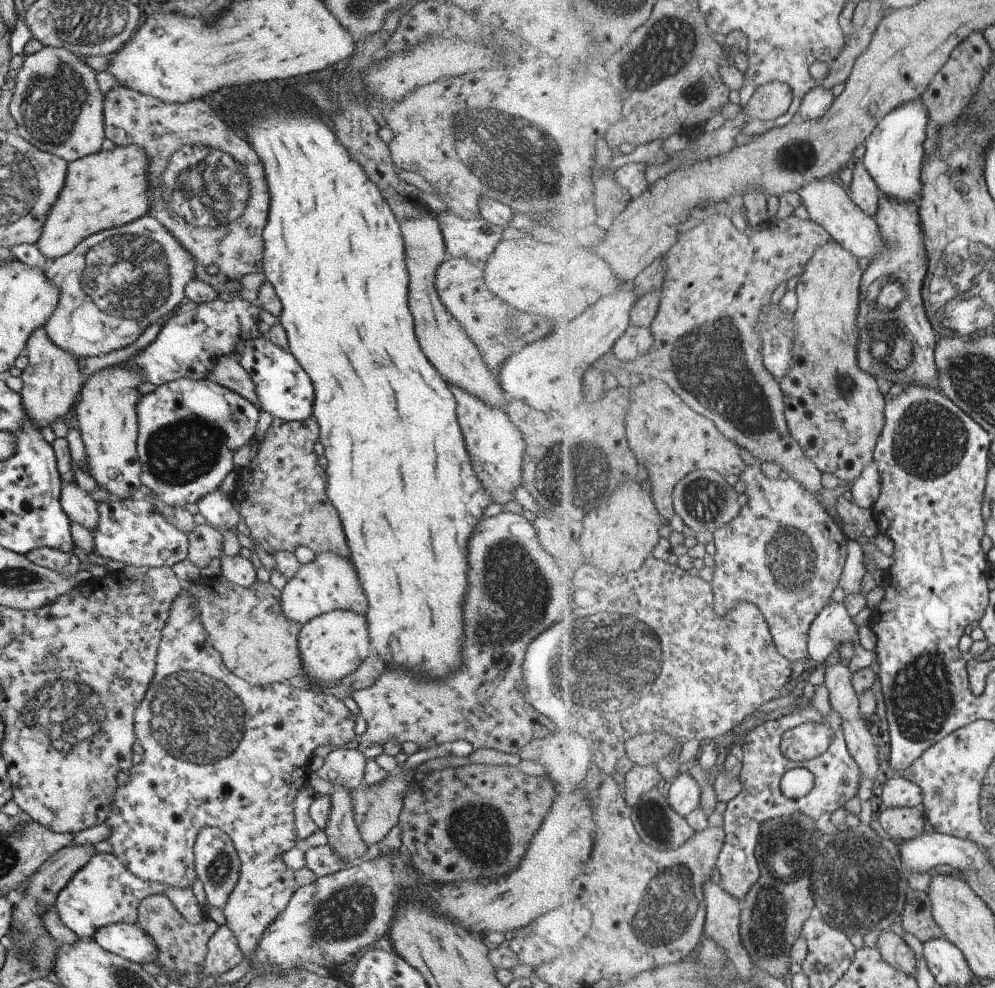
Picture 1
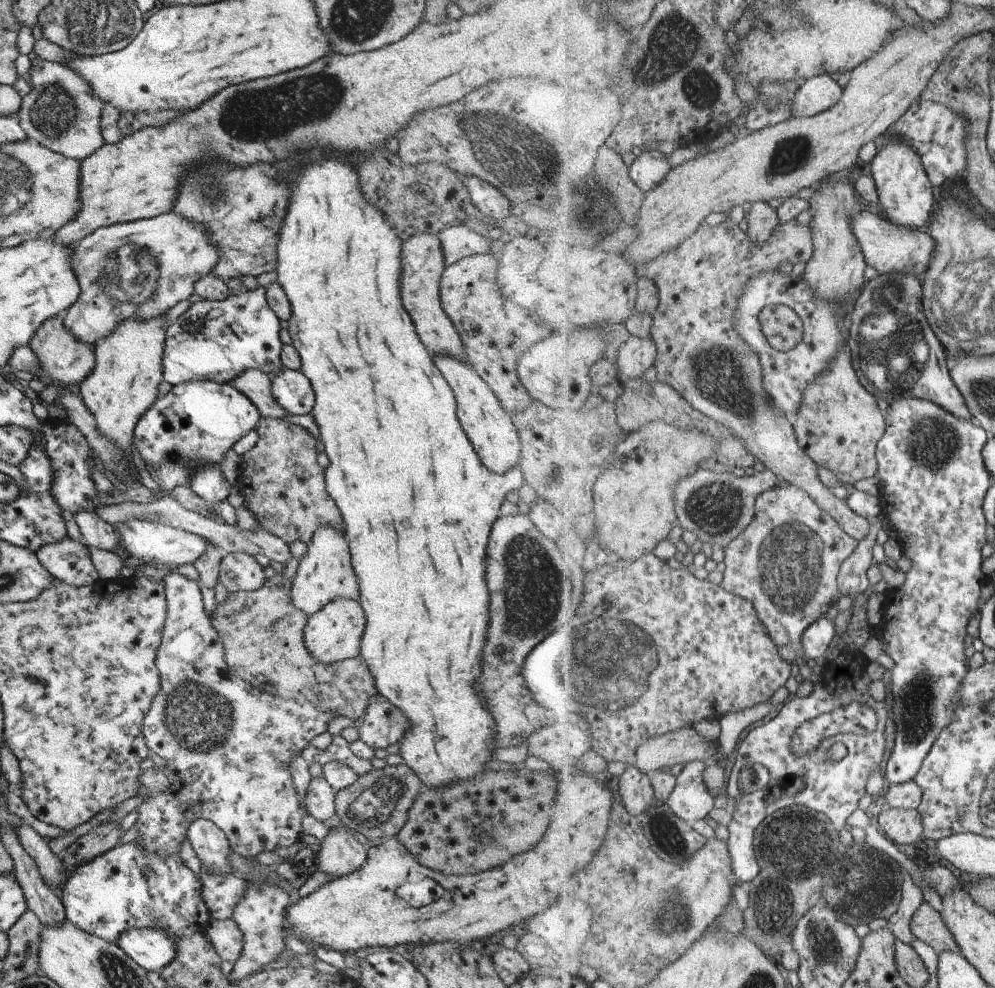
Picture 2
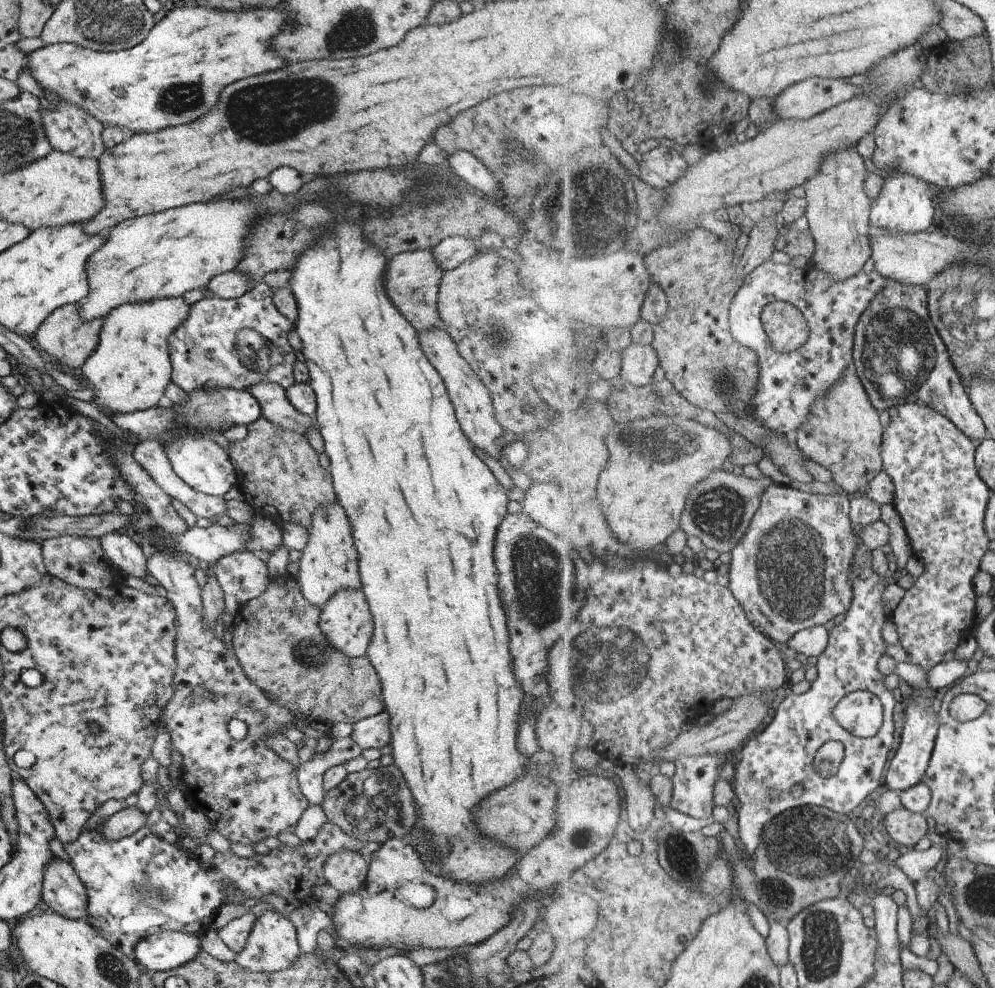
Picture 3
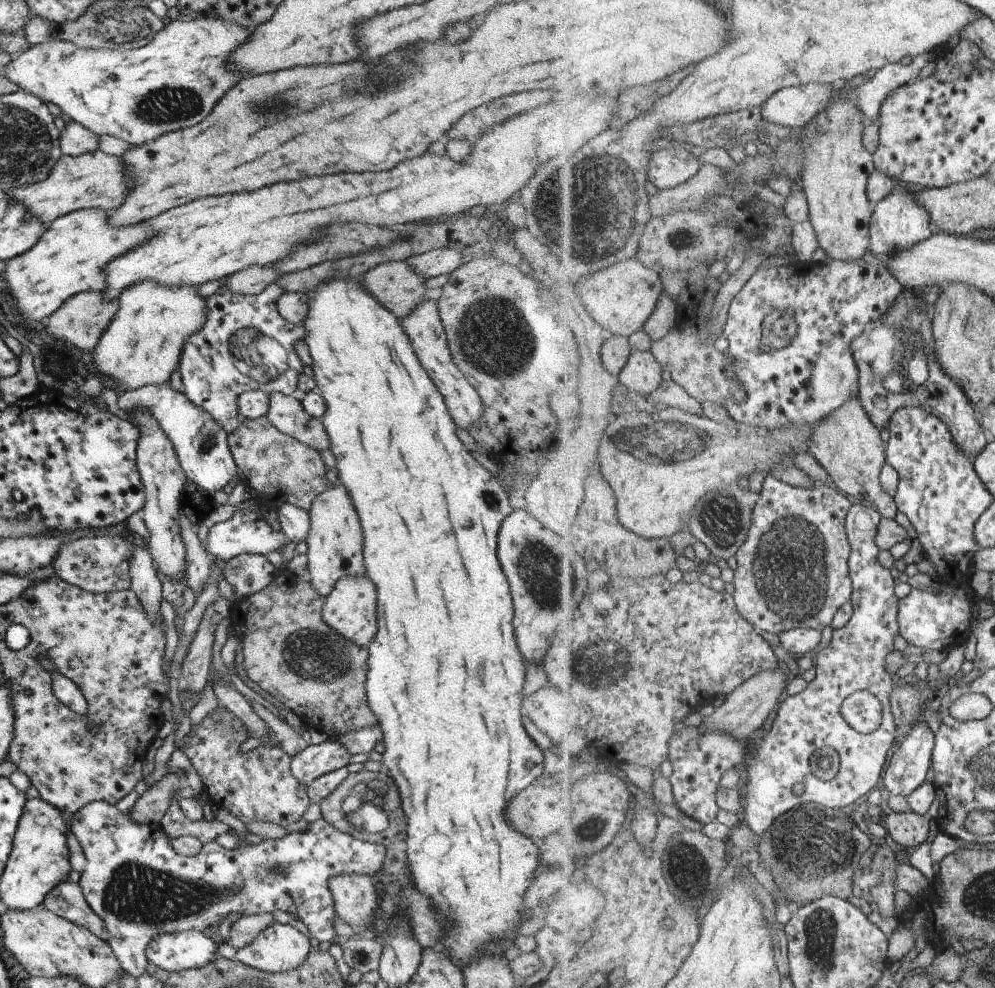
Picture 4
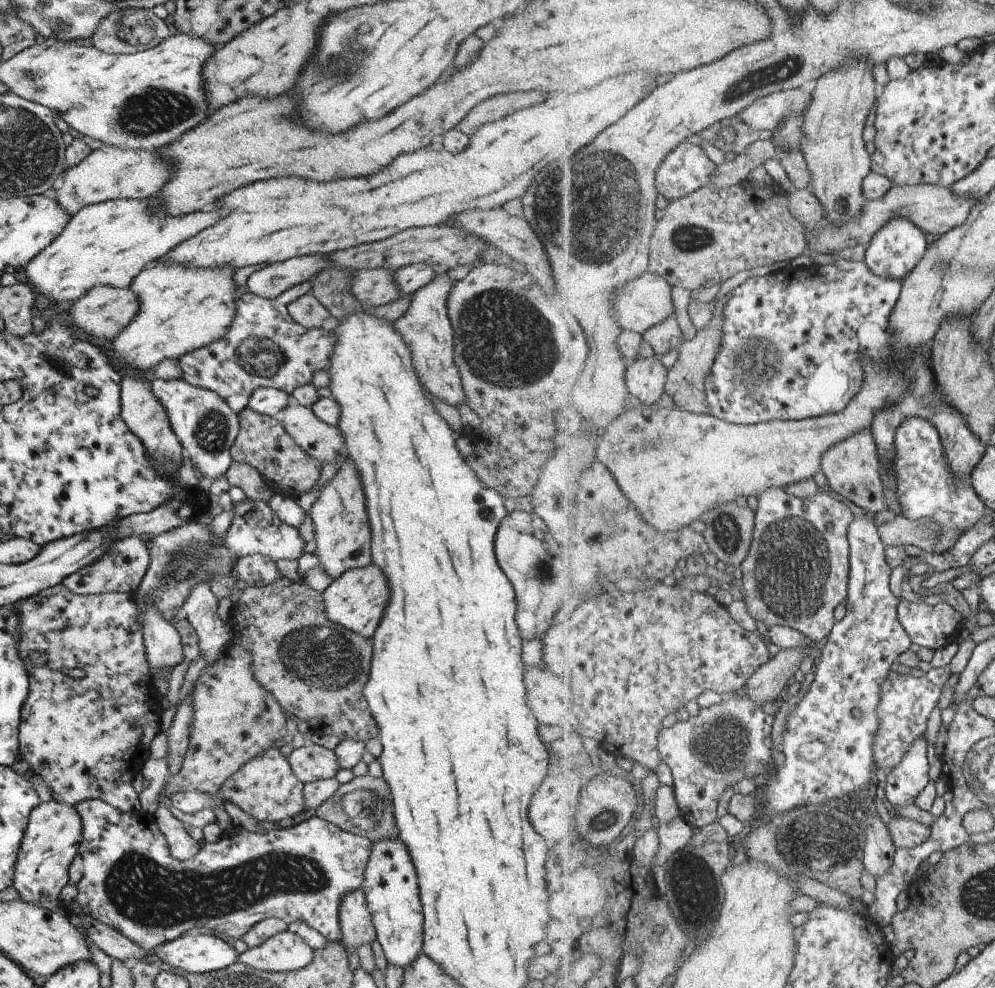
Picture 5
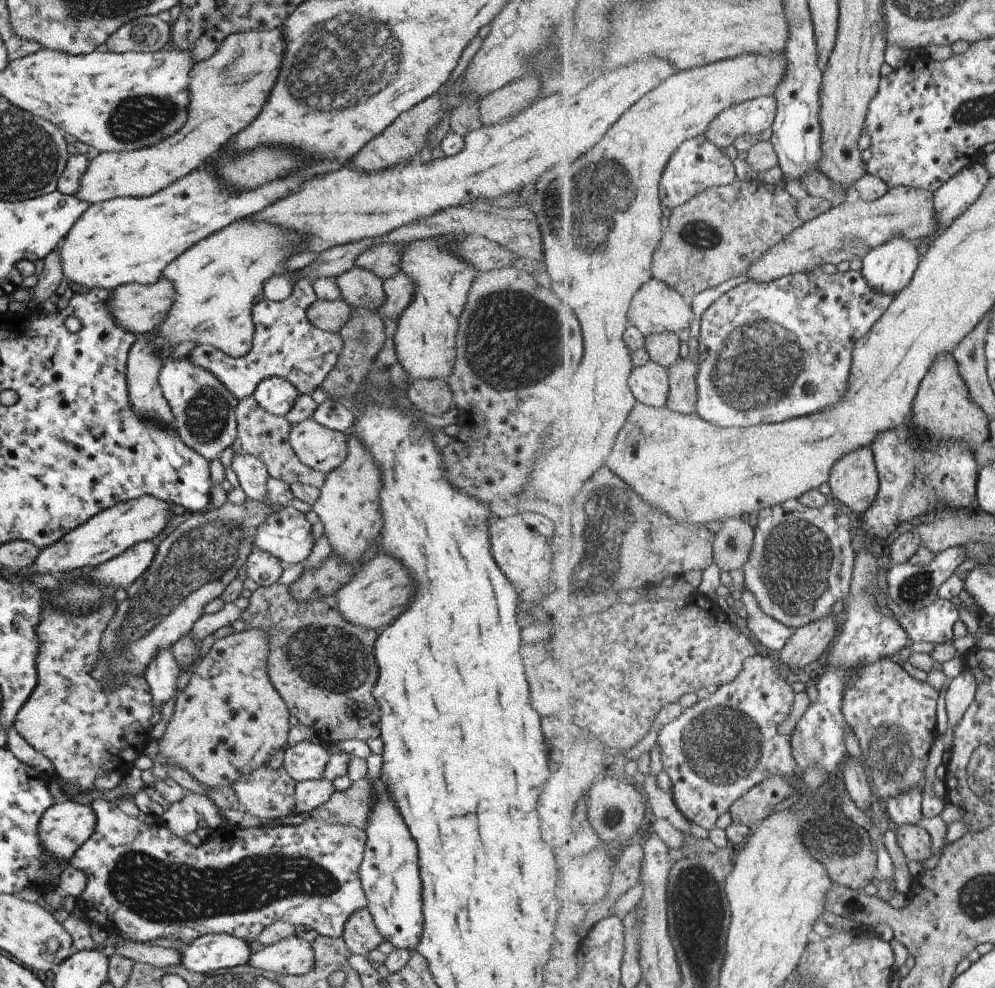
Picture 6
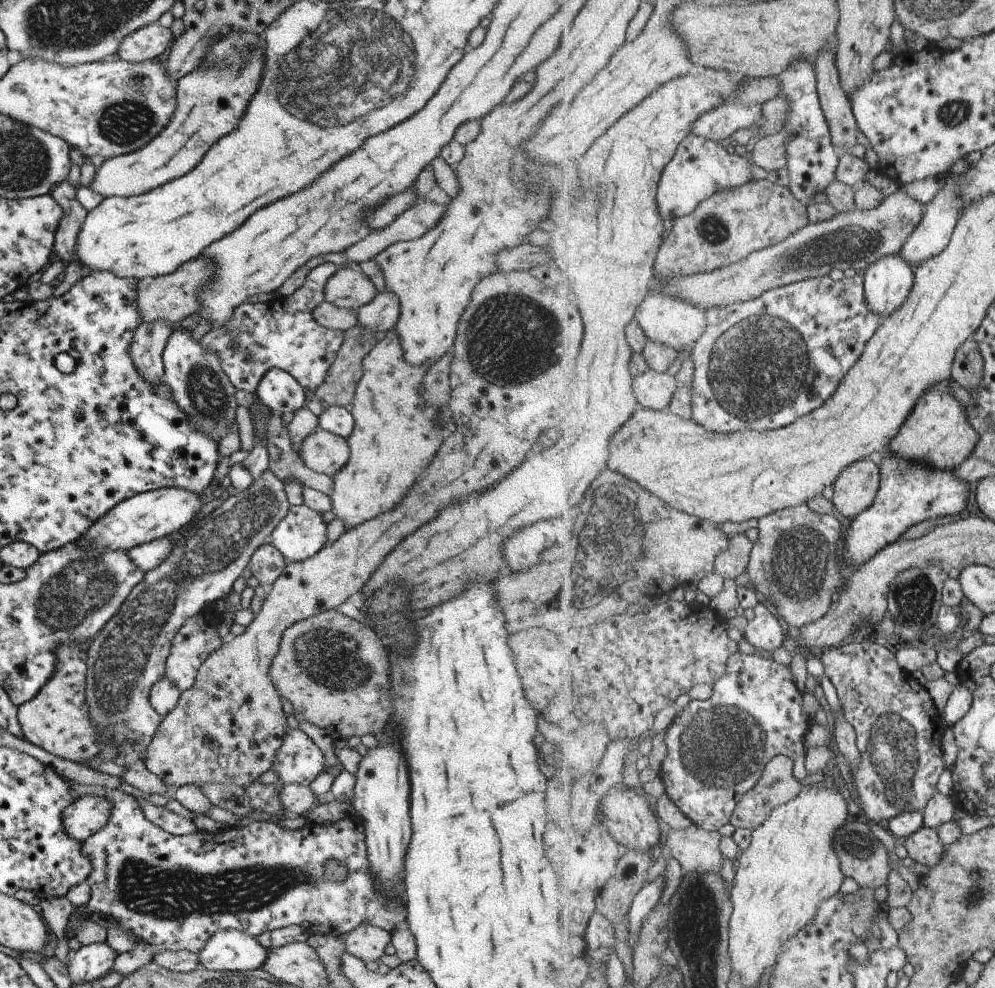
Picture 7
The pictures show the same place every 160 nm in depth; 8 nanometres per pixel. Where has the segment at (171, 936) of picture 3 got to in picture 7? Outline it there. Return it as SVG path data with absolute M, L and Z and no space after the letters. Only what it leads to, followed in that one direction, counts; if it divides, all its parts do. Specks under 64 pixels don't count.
M237 929L213 933L197 953L198 964L208 971L250 971L265 962L268 949L255 937Z

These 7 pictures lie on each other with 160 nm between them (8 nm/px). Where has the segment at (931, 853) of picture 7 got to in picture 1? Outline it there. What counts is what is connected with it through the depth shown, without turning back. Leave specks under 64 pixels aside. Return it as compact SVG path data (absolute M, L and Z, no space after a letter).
M922 807L885 808L880 814L880 825L892 836L892 840L906 842L920 837L927 826Z

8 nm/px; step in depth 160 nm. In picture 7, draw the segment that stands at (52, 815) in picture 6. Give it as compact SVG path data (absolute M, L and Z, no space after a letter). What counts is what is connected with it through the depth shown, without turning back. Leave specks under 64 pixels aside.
M101 795L77 797L63 809L61 818L64 831L82 843L108 821L111 809L112 804Z

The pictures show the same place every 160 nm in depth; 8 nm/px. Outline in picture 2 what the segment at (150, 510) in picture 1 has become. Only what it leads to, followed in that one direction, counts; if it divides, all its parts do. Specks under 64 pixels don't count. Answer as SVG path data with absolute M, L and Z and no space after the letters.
M133 519L125 524L117 524L115 530L118 532L120 552L124 556L133 556L137 560L143 560L143 564L146 565L150 562L170 567L192 564L205 552L208 545L203 537L189 531L174 529L151 521Z

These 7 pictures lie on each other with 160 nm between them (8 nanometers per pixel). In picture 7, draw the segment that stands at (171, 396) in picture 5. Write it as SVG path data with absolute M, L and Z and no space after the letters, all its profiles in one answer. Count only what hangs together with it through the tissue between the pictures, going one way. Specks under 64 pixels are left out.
M174 330L166 340L165 348L162 350L162 367L164 368L161 381L170 388L172 399L176 405L185 413L188 421L216 441L226 434L227 426L234 421L235 408L238 406L235 400L236 391L227 375L220 367L220 352L206 349L199 340L195 340L189 334L189 330Z

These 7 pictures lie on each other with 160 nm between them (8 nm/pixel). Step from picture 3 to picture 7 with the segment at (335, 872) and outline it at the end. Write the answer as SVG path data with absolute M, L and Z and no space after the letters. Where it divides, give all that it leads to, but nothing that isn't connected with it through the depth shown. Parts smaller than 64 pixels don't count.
M359 925L344 936L344 950L351 956L366 962L378 962L385 954L390 933L379 927Z

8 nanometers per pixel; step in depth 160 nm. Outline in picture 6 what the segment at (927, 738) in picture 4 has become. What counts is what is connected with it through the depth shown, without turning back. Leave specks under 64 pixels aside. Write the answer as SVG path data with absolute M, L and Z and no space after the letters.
M922 787L908 791L889 799L887 812L891 820L899 827L903 825L919 825L923 820L924 812L921 810L924 792Z

